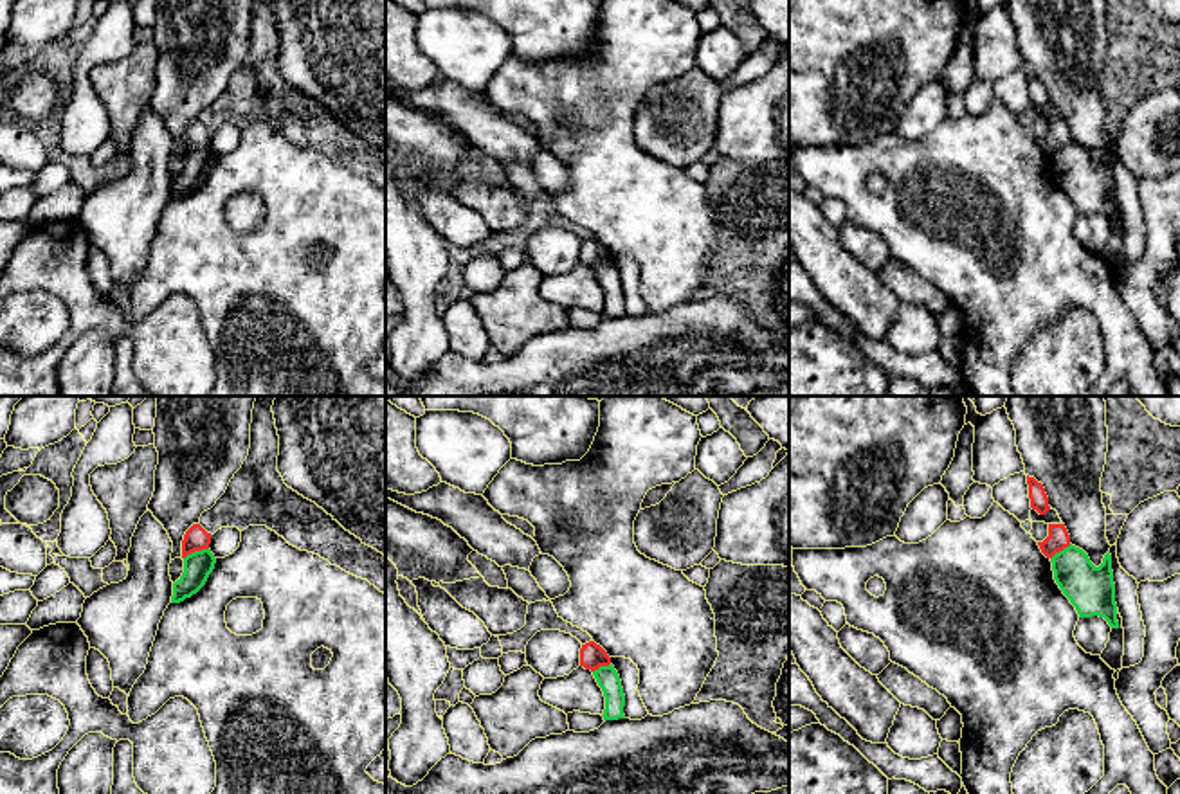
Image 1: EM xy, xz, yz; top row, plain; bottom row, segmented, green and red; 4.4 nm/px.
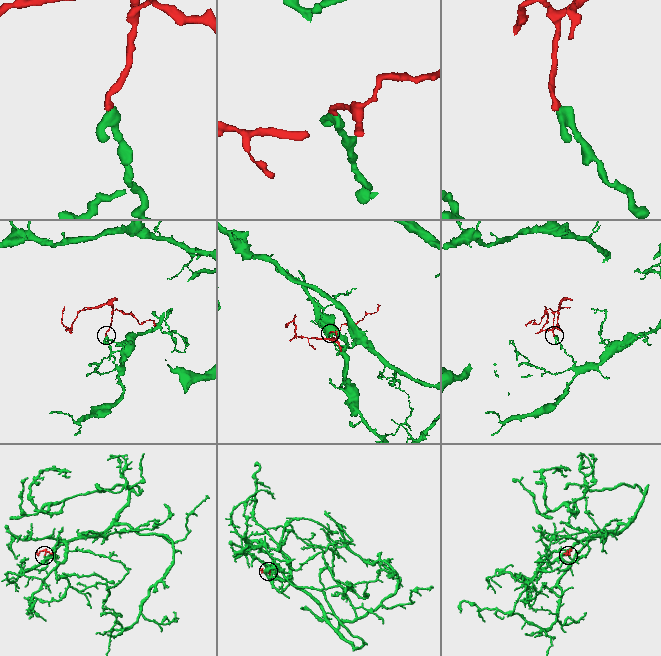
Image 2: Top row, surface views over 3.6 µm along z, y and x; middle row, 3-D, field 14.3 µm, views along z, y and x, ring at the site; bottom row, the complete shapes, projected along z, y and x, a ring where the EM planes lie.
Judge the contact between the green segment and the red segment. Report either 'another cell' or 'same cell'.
another cell

